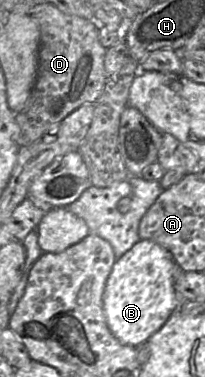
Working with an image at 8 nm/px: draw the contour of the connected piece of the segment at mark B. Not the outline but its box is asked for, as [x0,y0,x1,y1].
[103,240,177,346]

